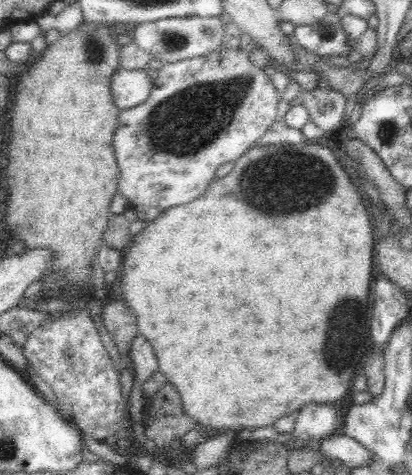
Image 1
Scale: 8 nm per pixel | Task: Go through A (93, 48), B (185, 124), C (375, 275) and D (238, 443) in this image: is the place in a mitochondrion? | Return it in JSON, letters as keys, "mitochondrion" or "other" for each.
{"A":"mitochondrion","B":"mitochondrion","C":"other","D":"other"}

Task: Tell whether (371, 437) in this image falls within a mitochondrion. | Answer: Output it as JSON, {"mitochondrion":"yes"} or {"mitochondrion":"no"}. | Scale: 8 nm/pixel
{"mitochondrion":"no"}

